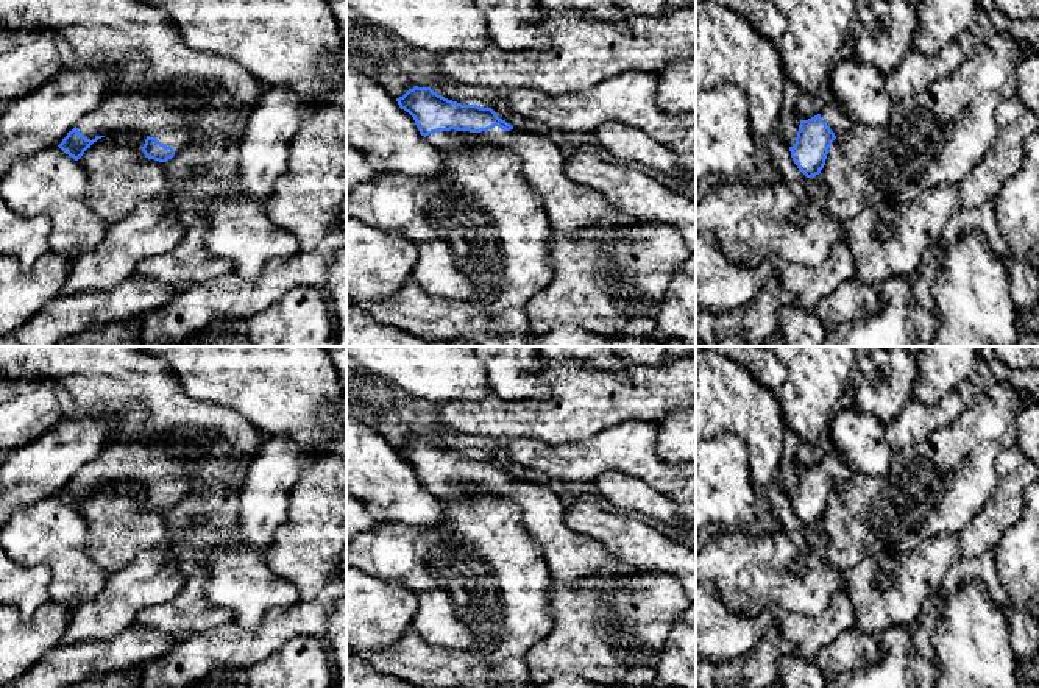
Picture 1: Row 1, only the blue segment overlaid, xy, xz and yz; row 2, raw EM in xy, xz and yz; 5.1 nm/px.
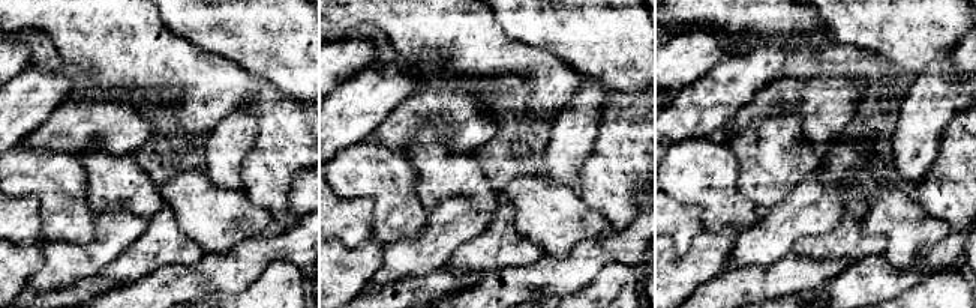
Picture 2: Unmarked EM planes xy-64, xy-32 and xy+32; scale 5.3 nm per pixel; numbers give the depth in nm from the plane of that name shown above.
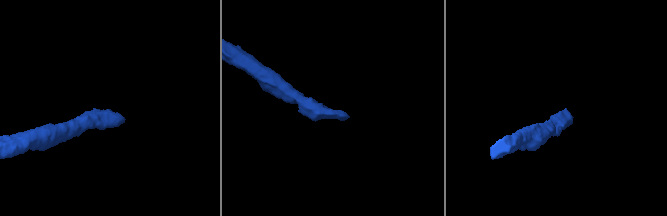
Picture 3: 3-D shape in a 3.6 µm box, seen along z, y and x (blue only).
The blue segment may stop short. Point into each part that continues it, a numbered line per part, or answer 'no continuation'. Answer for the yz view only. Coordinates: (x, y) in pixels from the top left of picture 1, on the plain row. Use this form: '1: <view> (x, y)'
1: yz (840, 470)

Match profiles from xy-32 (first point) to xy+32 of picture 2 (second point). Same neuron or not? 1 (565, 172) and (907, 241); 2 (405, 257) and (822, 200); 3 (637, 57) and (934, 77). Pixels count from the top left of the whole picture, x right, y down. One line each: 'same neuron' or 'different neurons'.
1: different neurons
2: same neuron
3: different neurons

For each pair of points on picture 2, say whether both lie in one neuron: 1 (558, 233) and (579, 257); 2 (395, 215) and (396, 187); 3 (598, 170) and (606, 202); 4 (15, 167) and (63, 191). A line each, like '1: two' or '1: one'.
1: two
2: one
3: one
4: one

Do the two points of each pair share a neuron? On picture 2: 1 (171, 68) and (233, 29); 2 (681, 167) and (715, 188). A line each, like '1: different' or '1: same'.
1: different
2: same

